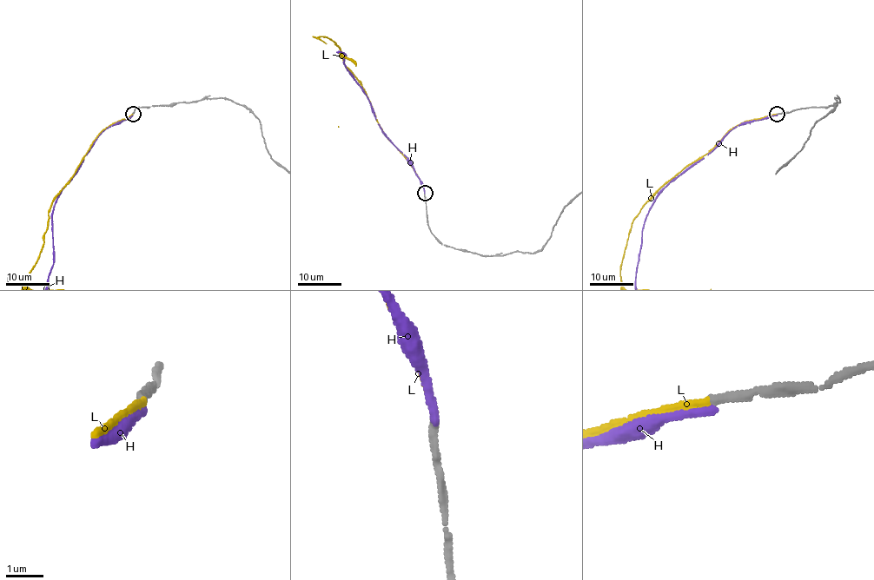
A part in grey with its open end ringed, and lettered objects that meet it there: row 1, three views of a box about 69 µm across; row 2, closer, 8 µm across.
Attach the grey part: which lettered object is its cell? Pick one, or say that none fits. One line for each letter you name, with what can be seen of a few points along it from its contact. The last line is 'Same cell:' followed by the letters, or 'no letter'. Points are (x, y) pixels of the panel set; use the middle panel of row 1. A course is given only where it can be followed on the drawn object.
L: via (424, 192), (327, 37), (317, 37), (355, 64), (342, 87), (347, 112), (329, 139), (296, 153)
Same cell: L

